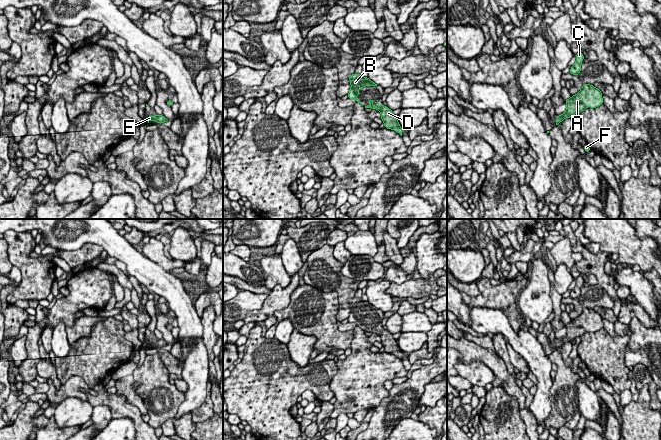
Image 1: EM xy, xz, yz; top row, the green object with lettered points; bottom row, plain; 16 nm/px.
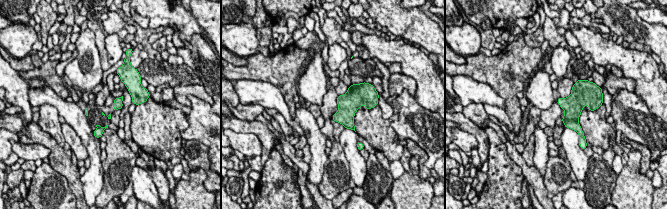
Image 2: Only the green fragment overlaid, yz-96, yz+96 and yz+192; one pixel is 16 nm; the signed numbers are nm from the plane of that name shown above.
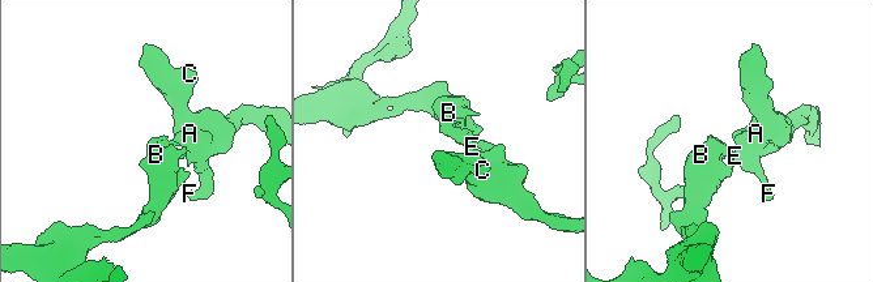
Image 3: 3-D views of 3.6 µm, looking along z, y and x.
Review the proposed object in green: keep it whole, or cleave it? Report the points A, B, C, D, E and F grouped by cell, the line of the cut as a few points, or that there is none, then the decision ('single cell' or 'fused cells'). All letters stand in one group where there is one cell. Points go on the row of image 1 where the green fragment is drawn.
A B C D E F | no cut | single cell

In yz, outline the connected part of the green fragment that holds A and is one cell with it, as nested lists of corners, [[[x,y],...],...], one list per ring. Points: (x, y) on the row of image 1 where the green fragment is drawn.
[[[583,84],[580,91],[565,101],[566,111],[562,115],[557,115],[556,125],[566,118],[571,118],[577,113],[581,113],[587,107],[596,108],[603,104],[601,91],[593,85]]]

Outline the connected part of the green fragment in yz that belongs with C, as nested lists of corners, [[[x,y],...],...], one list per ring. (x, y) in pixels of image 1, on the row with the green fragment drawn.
[[[578,52],[576,54],[576,61],[575,64],[570,68],[570,74],[572,75],[579,75],[581,72],[581,63],[583,62],[584,55],[582,52]]]

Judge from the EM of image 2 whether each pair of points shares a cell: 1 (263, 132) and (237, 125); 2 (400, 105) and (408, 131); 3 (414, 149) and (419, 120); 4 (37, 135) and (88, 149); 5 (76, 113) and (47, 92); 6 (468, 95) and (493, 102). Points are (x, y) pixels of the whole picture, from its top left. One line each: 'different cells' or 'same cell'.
1: same cell
2: same cell
3: different cells
4: different cells
5: same cell
6: same cell

